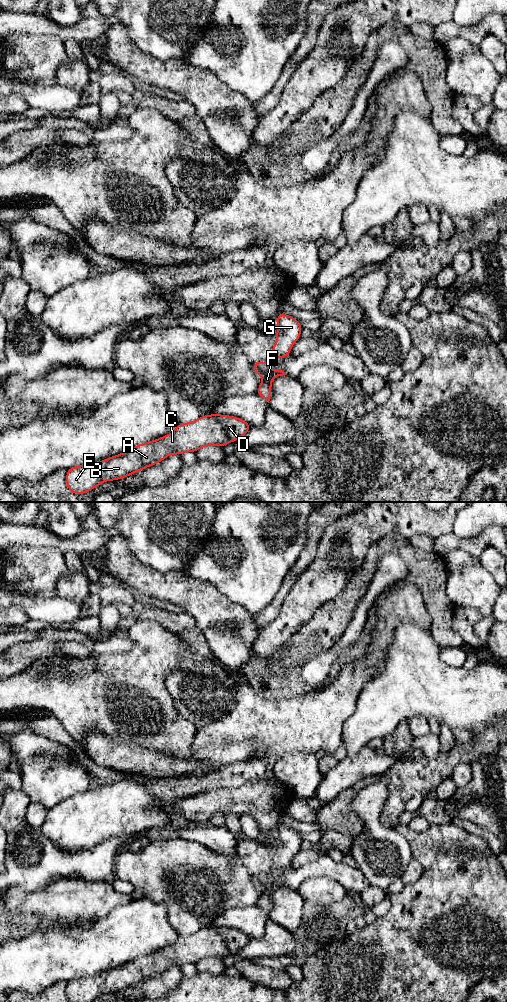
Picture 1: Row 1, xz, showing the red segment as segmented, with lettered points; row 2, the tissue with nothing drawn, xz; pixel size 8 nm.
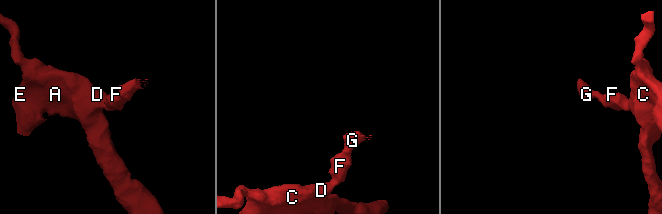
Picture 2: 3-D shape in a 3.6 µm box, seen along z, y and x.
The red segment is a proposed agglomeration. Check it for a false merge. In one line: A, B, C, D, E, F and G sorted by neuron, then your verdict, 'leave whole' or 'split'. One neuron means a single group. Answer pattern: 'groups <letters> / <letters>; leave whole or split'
groups A B C D E F G; leave whole

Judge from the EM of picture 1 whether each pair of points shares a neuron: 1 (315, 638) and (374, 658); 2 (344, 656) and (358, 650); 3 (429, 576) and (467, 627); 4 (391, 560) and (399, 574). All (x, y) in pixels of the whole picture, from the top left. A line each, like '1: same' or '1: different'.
1: different
2: same
3: different
4: same

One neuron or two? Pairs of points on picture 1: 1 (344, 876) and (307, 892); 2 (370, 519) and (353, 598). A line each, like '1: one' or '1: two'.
1: two
2: two

